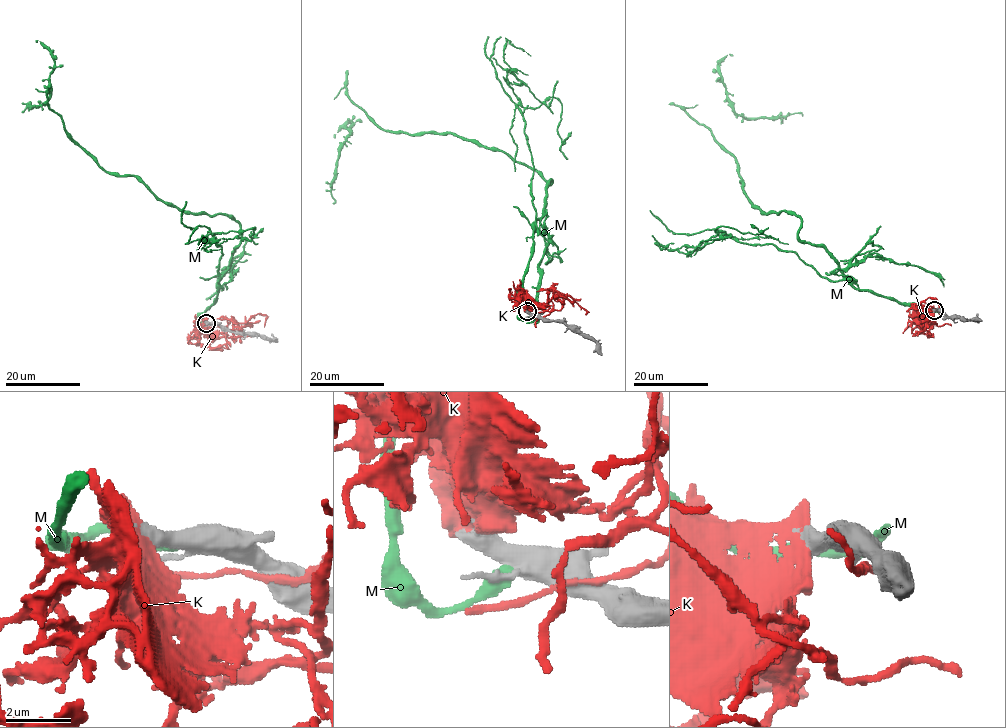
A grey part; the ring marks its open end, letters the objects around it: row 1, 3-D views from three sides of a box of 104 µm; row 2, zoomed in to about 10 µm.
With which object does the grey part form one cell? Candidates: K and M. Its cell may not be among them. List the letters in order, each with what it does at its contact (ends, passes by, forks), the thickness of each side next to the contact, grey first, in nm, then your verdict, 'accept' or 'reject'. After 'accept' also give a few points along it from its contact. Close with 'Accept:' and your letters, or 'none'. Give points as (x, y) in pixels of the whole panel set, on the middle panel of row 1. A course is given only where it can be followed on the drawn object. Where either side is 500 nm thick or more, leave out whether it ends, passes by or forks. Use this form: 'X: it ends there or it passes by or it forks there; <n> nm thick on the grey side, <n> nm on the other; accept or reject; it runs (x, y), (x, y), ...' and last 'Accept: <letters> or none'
K: 650 nm thick on the grey side, 400 nm on the other; reject
M: it ends there; 440 nm thick on the grey side, 480 nm on the other; reject
Accept: none

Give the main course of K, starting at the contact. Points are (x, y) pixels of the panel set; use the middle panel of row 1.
K: (527, 311), (543, 308), (547, 302), (548, 292), (555, 291), (570, 295), (587, 311), (585, 314)

